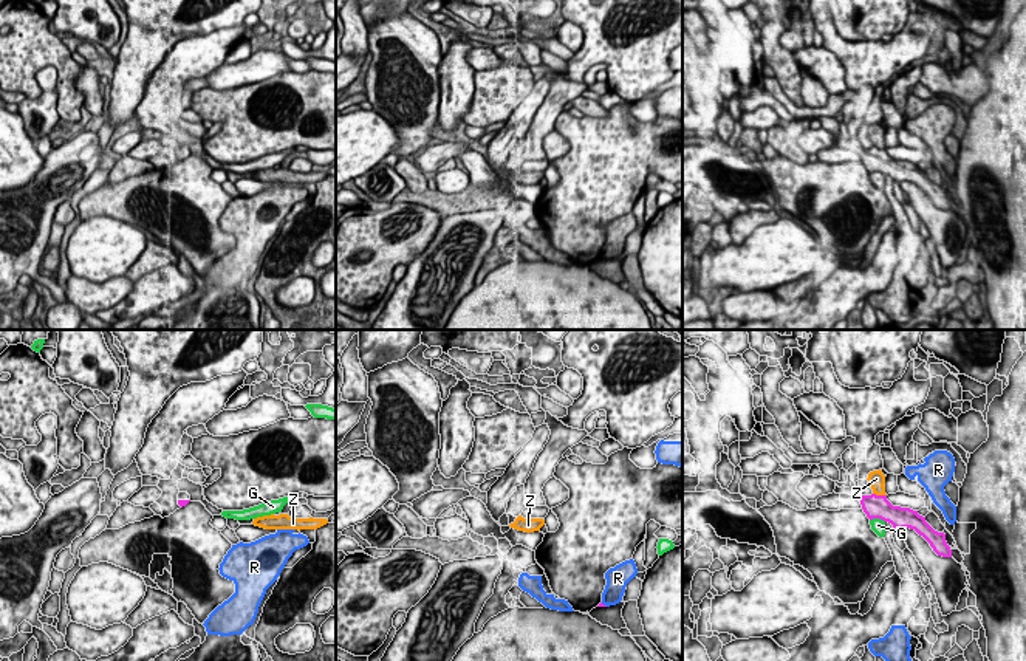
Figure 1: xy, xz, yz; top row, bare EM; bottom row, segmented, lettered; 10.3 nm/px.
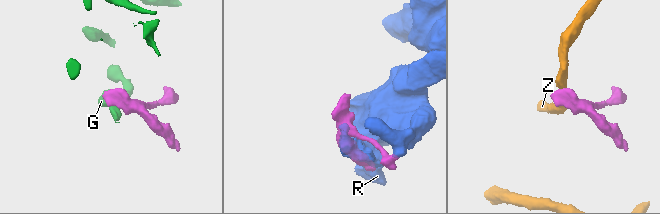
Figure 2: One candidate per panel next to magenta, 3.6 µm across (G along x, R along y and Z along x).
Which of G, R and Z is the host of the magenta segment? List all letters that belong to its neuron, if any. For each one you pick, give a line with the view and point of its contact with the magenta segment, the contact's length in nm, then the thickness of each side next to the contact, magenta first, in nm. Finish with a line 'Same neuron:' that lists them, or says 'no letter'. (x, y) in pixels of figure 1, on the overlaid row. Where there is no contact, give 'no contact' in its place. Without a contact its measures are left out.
Same neuron: no letter

